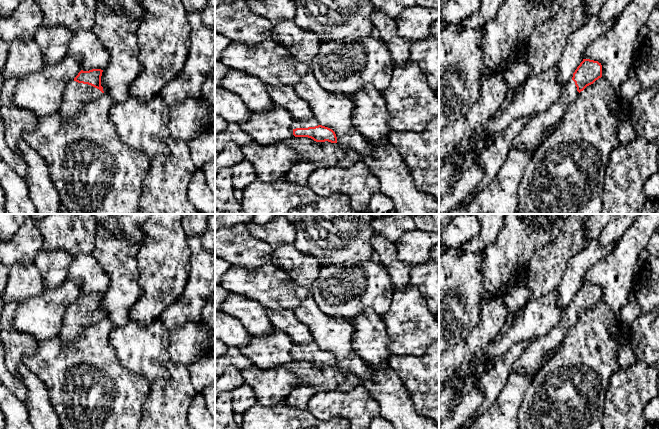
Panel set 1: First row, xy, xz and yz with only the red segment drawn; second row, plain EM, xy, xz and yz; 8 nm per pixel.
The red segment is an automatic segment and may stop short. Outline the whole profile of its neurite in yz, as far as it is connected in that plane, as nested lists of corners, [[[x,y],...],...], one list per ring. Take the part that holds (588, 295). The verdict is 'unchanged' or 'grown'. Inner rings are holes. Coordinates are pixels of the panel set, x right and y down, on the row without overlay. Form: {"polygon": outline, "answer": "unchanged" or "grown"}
{"polygon": [[[583,283],[573,297],[572,303],[565,309],[558,325],[548,334],[531,341],[513,365],[512,371],[523,376],[537,374],[547,362],[546,357],[561,346],[569,330],[578,322],[579,317],[601,301],[601,287]]], "answer": "grown"}

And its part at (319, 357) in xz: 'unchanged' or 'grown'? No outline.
grown

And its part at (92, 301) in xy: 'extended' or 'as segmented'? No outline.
extended

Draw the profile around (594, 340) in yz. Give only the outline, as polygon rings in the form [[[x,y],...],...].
[[[602,301],[581,315],[558,352],[537,372],[527,388],[519,429],[602,429],[609,379],[619,369],[621,332],[618,317]]]

